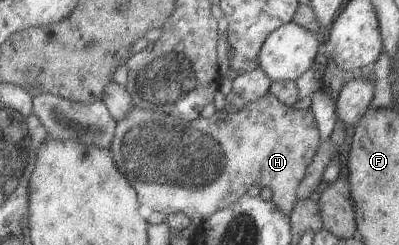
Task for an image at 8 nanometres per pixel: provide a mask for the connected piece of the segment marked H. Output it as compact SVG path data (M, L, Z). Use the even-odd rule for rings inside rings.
M267 92L263 97L247 102L239 112L217 110L209 118L199 116L190 122L132 105L124 118L116 121L109 153L118 170L137 192L139 204L147 205L164 216L181 211L198 228L210 215L245 194L254 183L269 187L272 202L288 216L295 203L299 180L305 175L306 167L311 163L317 148L317 124L311 110L298 110L283 105Z

